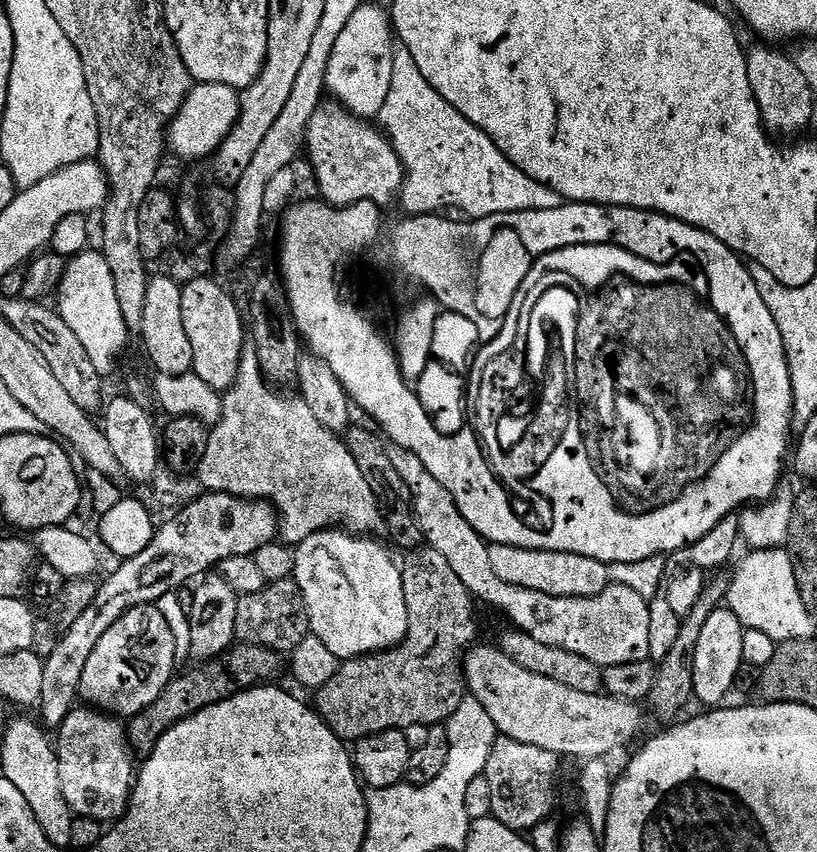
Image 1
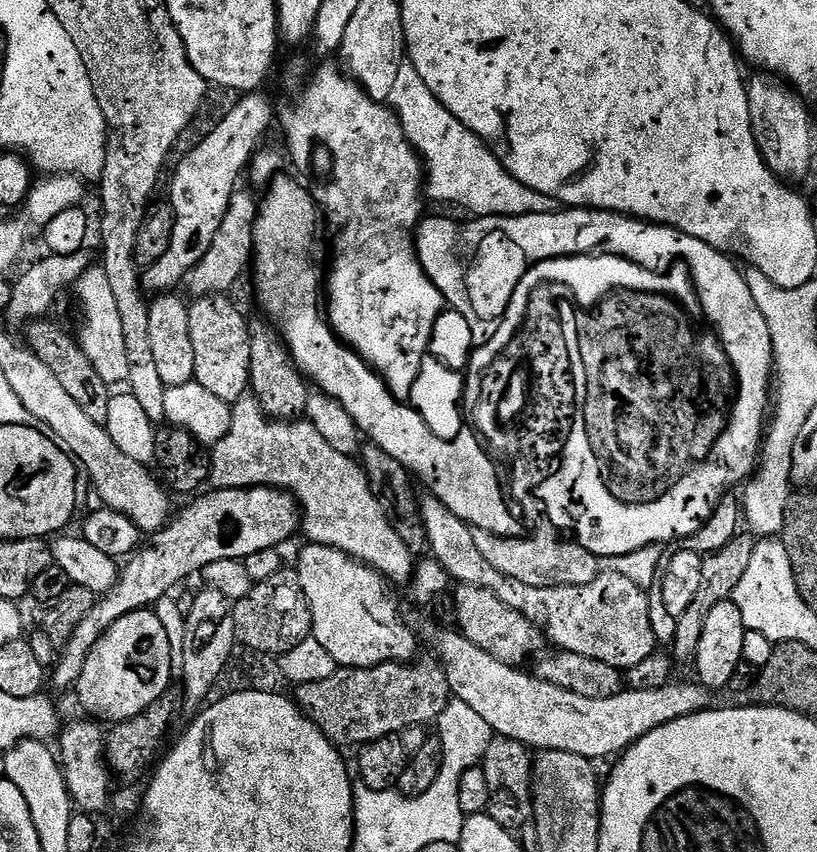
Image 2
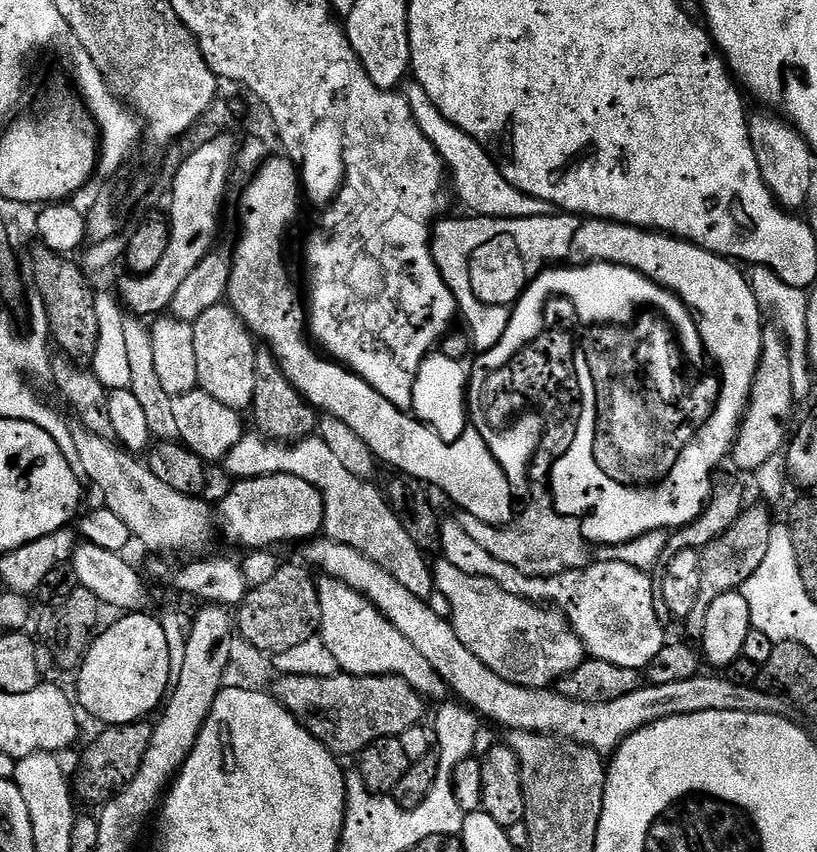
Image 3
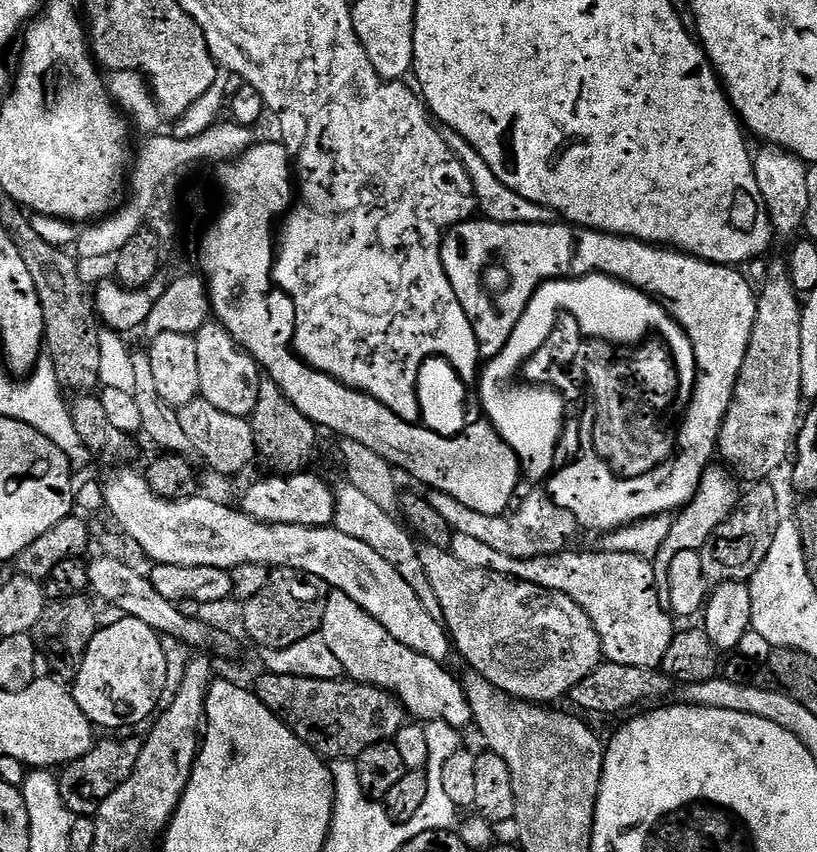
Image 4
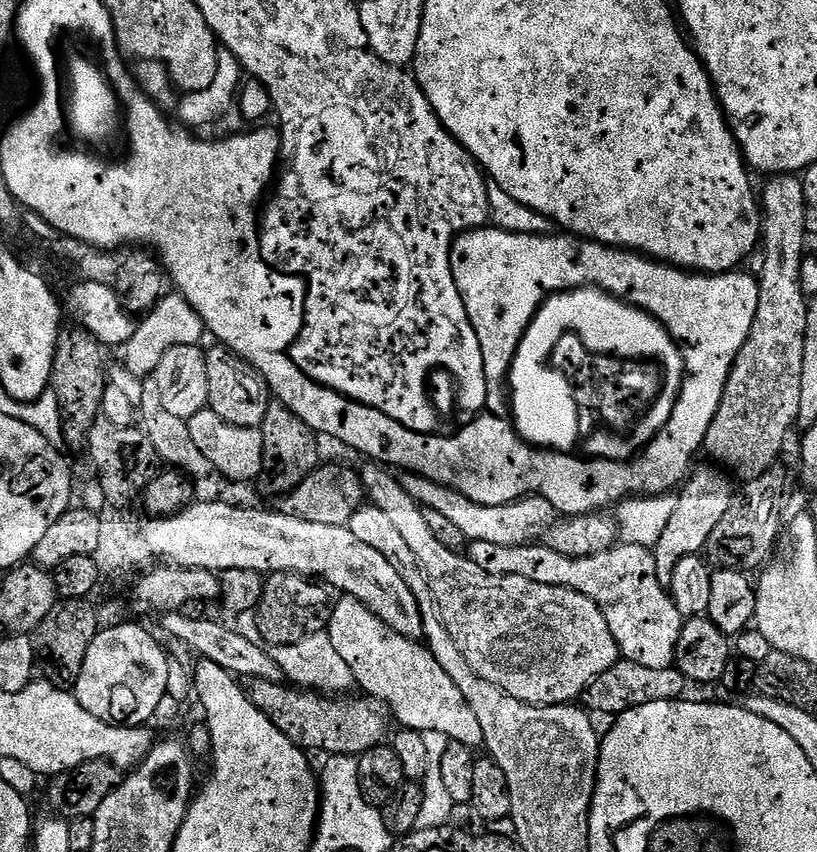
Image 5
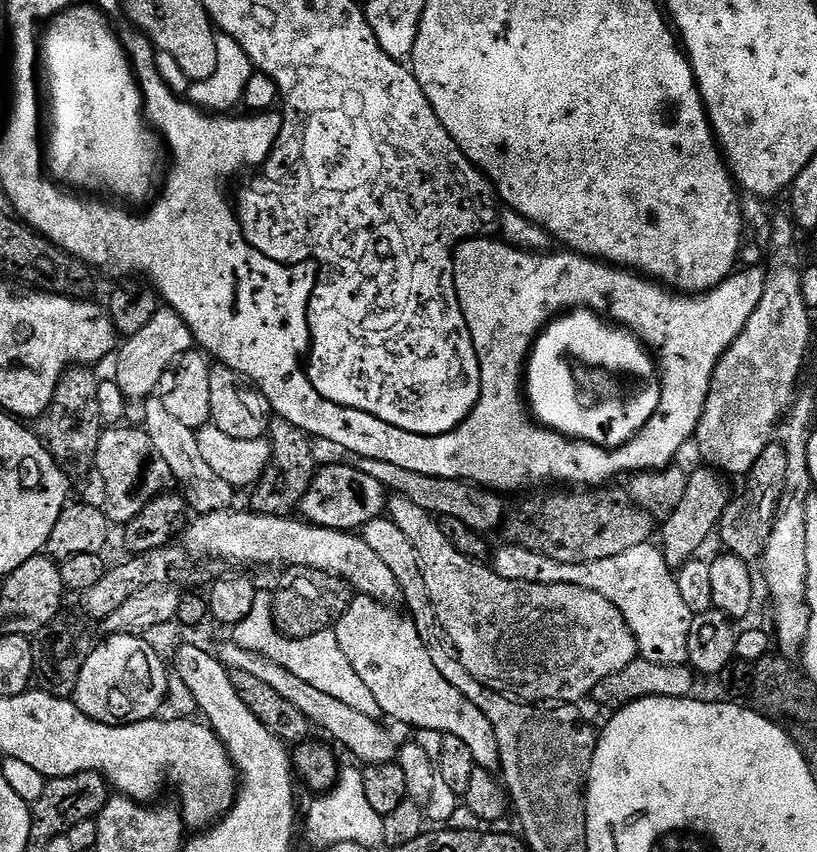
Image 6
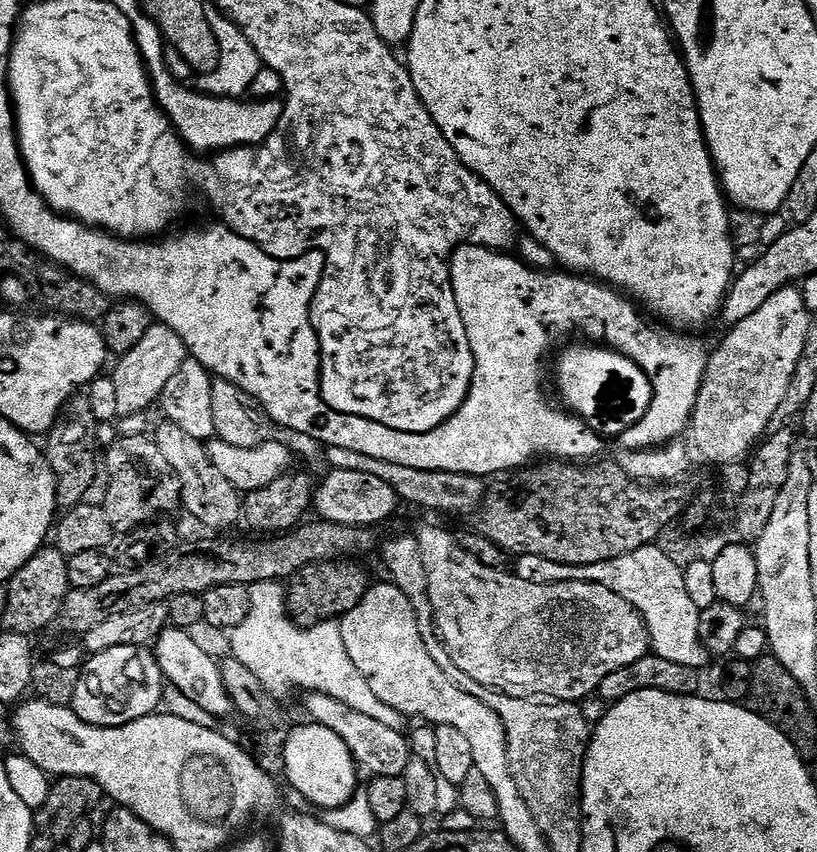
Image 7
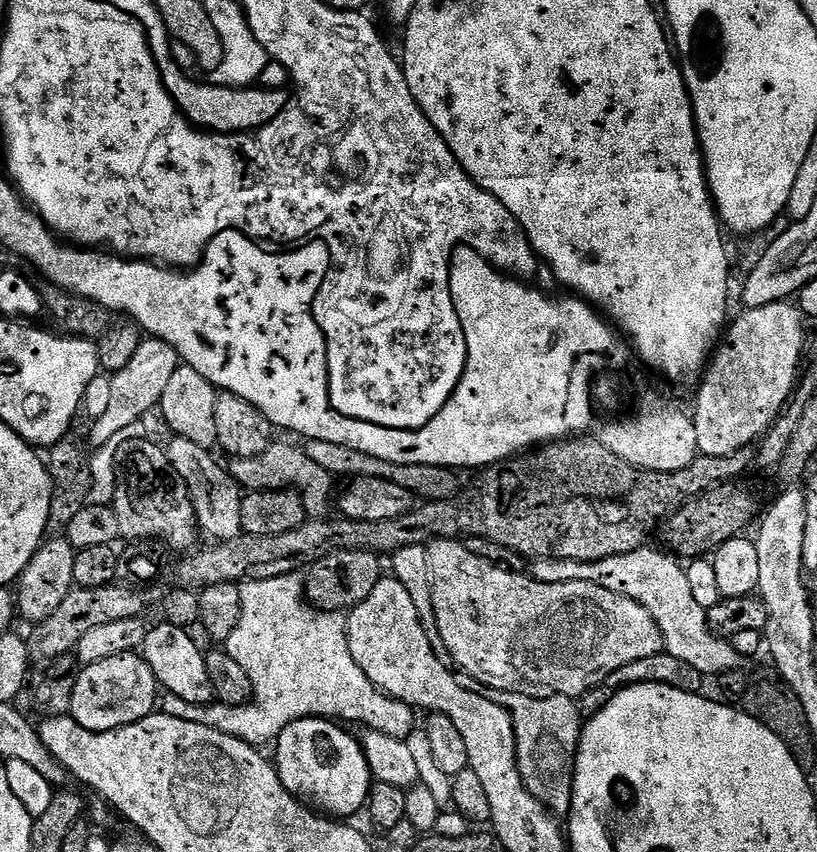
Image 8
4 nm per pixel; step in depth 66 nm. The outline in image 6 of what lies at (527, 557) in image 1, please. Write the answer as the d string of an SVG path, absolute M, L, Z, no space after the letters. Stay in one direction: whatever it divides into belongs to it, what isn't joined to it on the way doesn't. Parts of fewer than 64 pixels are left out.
M359 458L356 466L370 474L370 478L378 478L378 482L382 482L382 486L389 493L410 498L414 506L422 506L422 510L432 513L433 517L458 518L458 522L466 522L466 526L481 534L488 534L491 528L499 529L505 523L506 511L504 512L504 506L500 502L501 497L495 491L470 484L467 480L418 474L414 470L402 470L402 466L370 458Z

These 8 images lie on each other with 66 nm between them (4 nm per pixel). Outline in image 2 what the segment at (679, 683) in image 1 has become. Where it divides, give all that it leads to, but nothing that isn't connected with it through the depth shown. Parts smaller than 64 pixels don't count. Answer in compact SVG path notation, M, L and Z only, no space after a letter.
M737 534L725 548L704 556L702 582L698 586L698 594L695 596L694 602L690 602L686 614L676 617L678 630L674 630L674 642L670 646L670 655L677 665L695 665L698 642L702 642L702 630L706 630L706 618L710 615L710 610L714 610L714 606L718 606L718 602L732 599L735 587L745 577L756 546L756 540L751 535L748 536Z

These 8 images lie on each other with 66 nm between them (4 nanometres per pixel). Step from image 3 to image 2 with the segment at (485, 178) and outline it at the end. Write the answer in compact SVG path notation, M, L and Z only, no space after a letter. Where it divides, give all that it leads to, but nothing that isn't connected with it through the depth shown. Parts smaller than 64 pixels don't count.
M407 62L398 70L398 78L394 82L394 90L390 97L390 107L400 120L402 130L413 148L420 153L421 161L426 169L426 192L429 197L441 200L444 204L457 204L465 208L468 214L478 216L525 216L526 214L554 214L561 211L562 206L554 198L532 190L530 186L522 186L518 178L514 178L502 166L499 158L492 153L492 149L476 136L434 94L430 94L430 86L422 82L422 74L414 70L414 66Z

